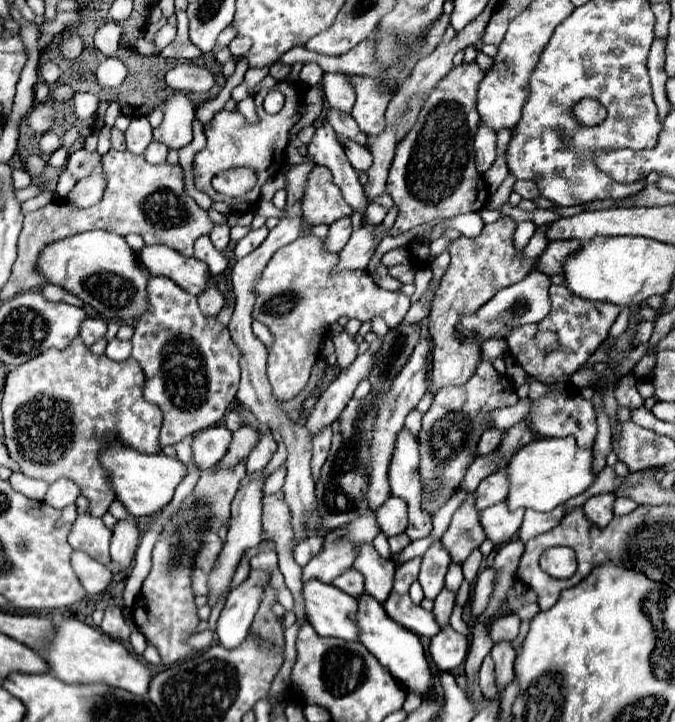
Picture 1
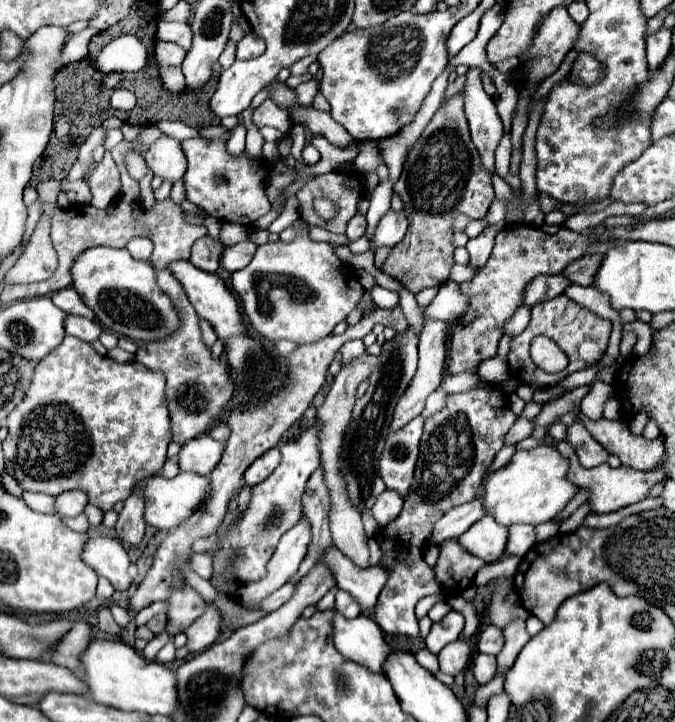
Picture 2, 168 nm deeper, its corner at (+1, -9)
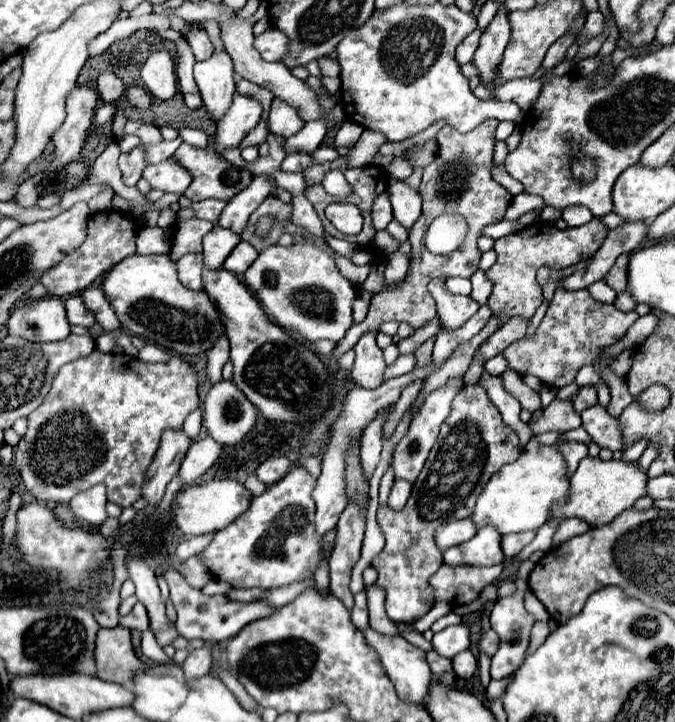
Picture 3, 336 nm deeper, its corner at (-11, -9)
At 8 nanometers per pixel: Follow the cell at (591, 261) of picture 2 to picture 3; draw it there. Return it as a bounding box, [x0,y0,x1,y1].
[604,255,628,293]

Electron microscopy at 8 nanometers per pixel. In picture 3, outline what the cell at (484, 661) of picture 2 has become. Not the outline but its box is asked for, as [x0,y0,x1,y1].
[490,579,536,679]

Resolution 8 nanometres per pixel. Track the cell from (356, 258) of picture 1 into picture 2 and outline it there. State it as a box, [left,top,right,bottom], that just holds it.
[374,211,408,249]

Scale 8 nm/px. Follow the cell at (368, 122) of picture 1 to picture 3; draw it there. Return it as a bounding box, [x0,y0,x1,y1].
[336,3,522,141]

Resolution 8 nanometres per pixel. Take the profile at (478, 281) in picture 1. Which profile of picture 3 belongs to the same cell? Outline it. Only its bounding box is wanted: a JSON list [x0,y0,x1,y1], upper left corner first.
[486,217,608,327]

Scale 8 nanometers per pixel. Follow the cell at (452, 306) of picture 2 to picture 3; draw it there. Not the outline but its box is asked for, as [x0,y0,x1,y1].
[470,271,492,305]

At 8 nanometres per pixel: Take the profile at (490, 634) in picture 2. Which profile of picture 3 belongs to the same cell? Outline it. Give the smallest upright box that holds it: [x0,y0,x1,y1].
[480,631,500,657]

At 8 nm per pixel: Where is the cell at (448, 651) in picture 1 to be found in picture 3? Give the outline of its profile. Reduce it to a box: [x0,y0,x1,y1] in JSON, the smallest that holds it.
[452,649,478,679]

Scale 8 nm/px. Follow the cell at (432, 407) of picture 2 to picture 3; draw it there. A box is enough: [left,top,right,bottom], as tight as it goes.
[463,349,484,387]

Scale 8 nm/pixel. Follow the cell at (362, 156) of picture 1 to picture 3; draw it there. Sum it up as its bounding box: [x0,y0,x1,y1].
[222,1,344,125]

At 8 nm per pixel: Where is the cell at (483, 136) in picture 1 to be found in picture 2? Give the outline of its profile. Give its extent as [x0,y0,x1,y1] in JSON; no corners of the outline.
[464,67,502,171]

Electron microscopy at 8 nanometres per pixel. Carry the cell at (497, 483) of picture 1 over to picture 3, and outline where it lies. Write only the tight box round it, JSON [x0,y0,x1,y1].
[436,517,476,551]

